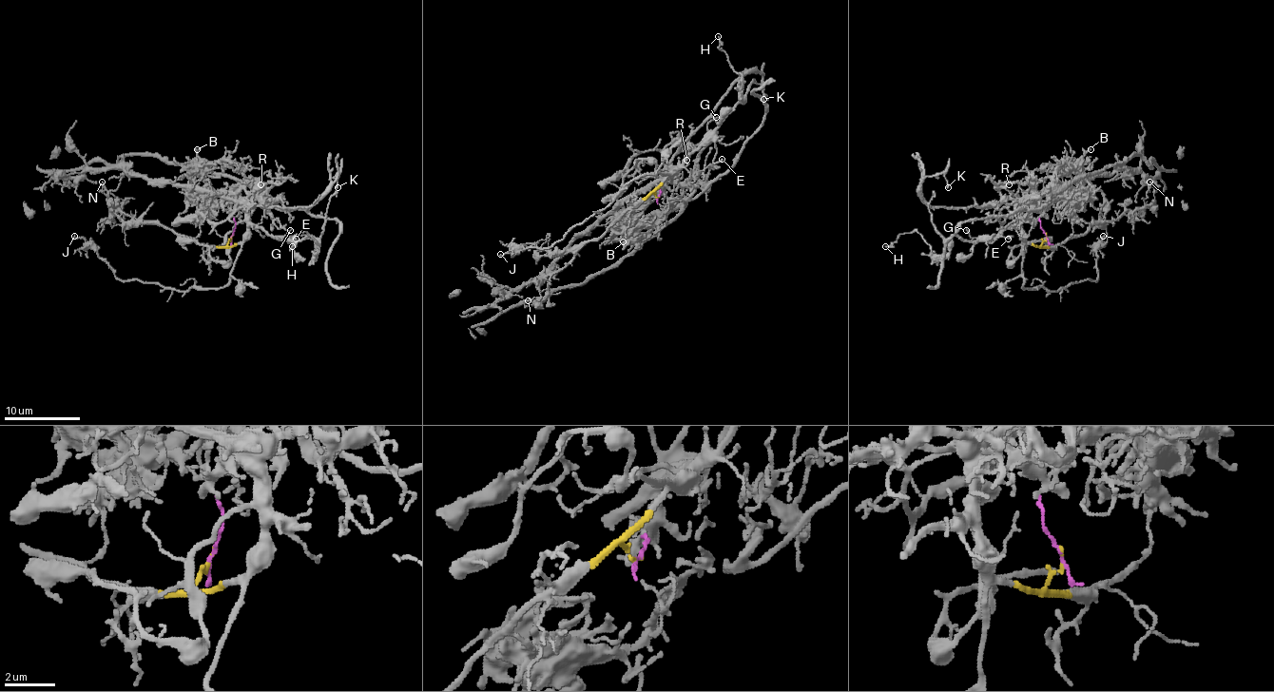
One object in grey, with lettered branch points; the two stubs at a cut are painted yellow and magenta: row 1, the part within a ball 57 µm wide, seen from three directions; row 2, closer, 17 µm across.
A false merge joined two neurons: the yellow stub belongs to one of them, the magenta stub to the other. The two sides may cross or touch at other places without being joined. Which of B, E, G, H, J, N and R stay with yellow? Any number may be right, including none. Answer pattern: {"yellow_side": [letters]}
{"yellow_side": ["E", "G", "H", "J", "N", "R"]}

